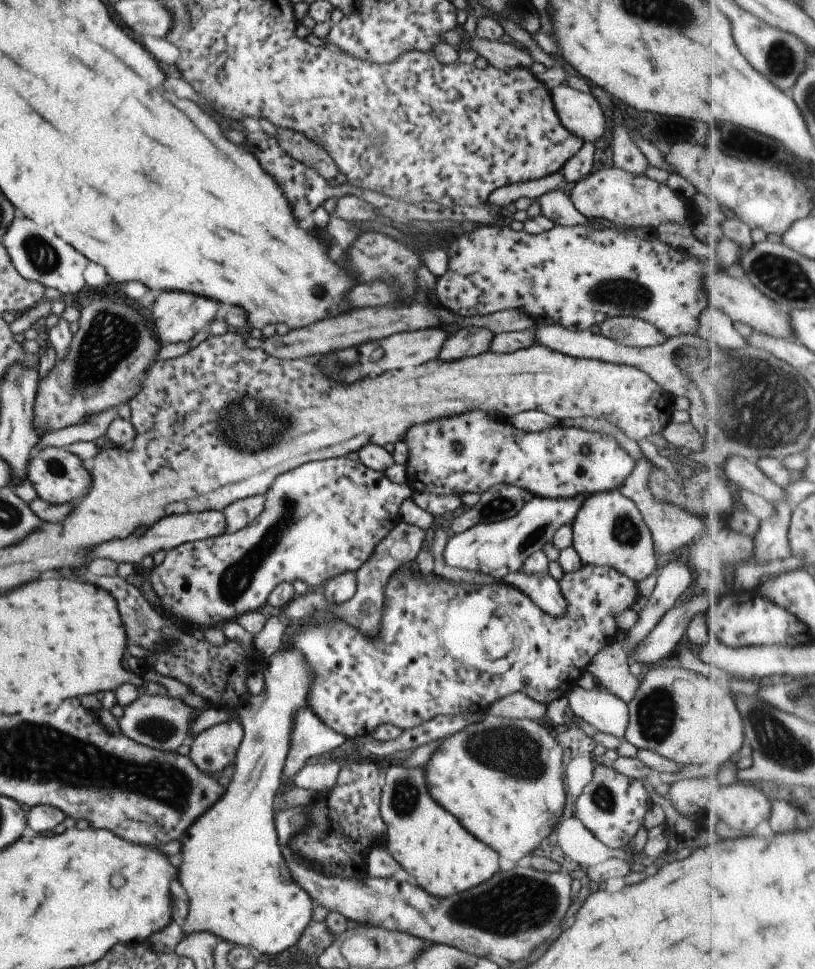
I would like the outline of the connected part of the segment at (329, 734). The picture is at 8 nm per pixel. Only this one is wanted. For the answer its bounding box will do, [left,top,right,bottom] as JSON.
[281,708,345,778]

